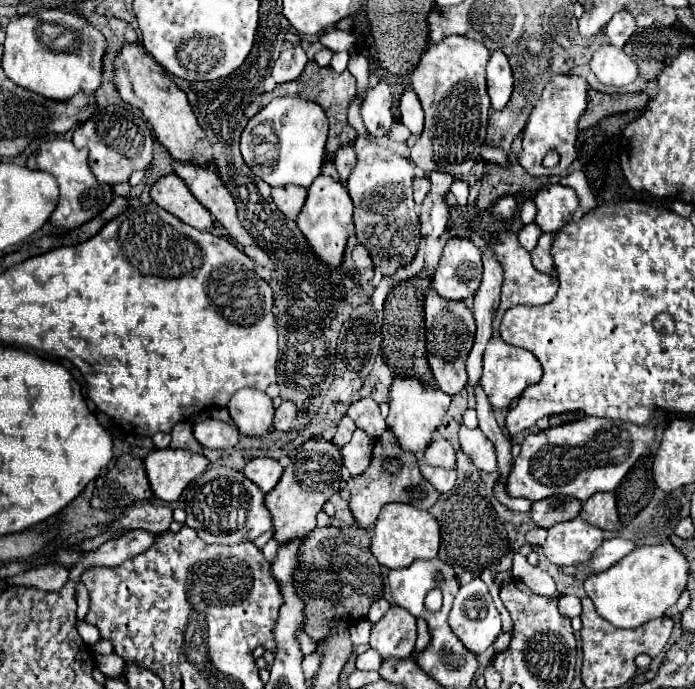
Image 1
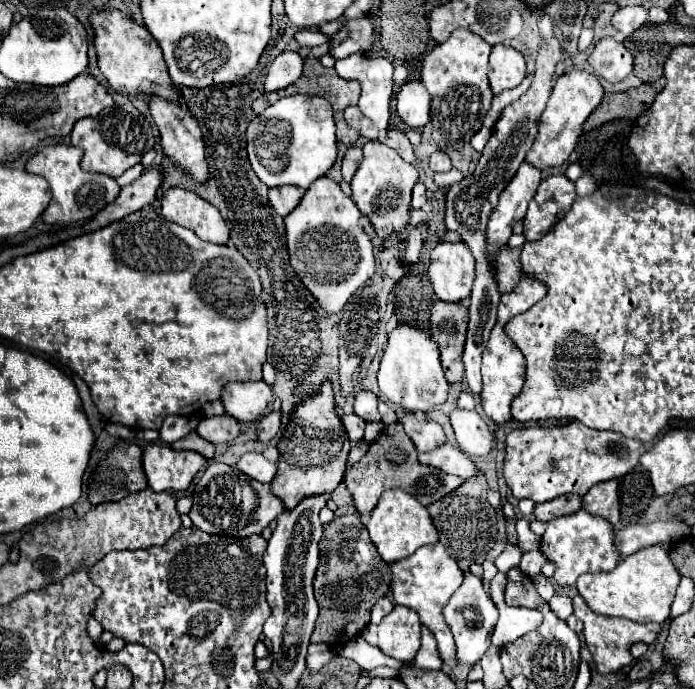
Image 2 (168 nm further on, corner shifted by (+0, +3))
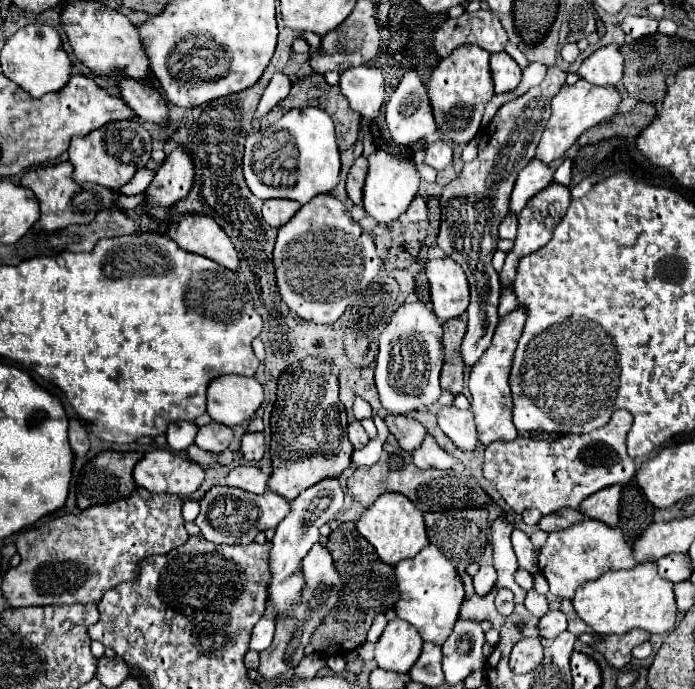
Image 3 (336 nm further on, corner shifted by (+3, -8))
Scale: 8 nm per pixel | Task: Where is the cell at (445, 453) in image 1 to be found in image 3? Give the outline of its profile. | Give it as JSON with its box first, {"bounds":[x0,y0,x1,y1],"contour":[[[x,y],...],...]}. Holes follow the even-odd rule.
{"bounds":[384,414,428,452],"contour":[[[388,414],[384,418],[384,422],[390,428],[390,432],[398,438],[400,446],[406,452],[414,452],[416,448],[420,448],[420,444],[424,442],[424,436],[428,434],[420,422],[416,422],[410,416],[404,416],[404,414],[396,414],[396,416]]]}

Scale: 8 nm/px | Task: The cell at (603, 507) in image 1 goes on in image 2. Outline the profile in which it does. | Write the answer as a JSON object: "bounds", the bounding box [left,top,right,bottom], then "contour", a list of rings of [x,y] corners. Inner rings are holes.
{"bounds":[583,479,619,523],"contour":[[[611,479],[607,483],[593,485],[587,495],[583,497],[583,509],[591,515],[599,515],[607,519],[609,523],[619,521],[619,491],[617,491],[617,479]]]}

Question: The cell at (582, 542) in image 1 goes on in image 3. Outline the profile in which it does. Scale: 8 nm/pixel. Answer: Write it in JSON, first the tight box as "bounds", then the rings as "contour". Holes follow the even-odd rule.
{"bounds":[538,518,638,600],"contour":[[[588,518],[566,530],[556,530],[548,534],[546,544],[538,552],[540,572],[546,576],[550,592],[558,600],[572,600],[580,584],[596,580],[608,570],[628,570],[636,564],[638,562],[632,558],[632,548],[624,540],[620,528],[608,528],[606,524]]]}

